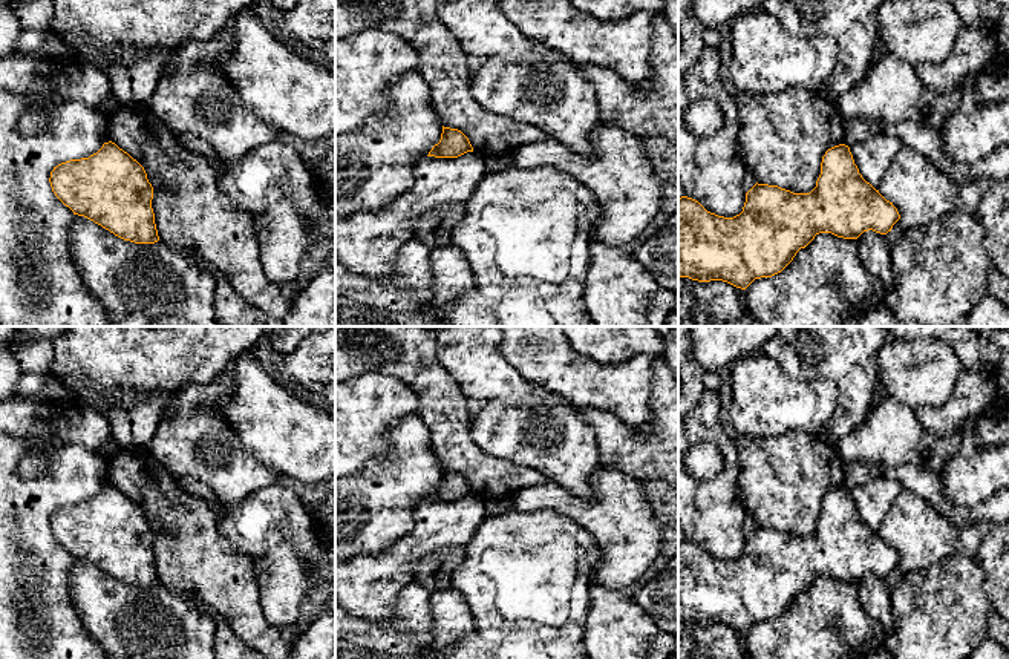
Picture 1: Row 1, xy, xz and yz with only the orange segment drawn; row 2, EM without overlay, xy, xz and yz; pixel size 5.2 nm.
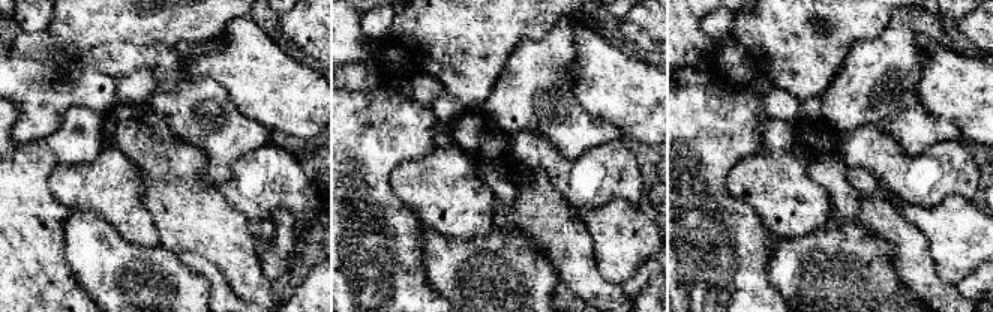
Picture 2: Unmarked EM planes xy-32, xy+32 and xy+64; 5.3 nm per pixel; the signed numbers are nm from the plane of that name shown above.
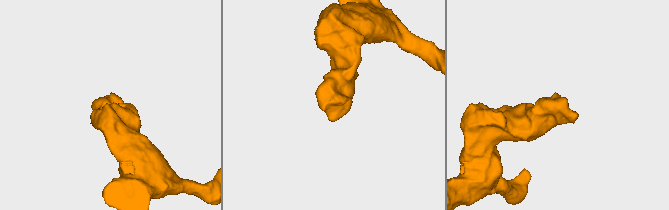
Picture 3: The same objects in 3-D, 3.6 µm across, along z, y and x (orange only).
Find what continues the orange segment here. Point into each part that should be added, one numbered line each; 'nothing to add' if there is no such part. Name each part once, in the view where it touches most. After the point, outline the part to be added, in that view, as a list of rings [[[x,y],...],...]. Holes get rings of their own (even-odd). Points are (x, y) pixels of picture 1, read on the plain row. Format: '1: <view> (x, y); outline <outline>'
nothing to add

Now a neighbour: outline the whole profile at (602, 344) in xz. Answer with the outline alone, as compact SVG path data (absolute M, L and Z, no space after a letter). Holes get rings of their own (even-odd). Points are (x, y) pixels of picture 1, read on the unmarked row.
M563 326L571 348L600 363L623 363L637 354L661 356L665 343L652 326Z

